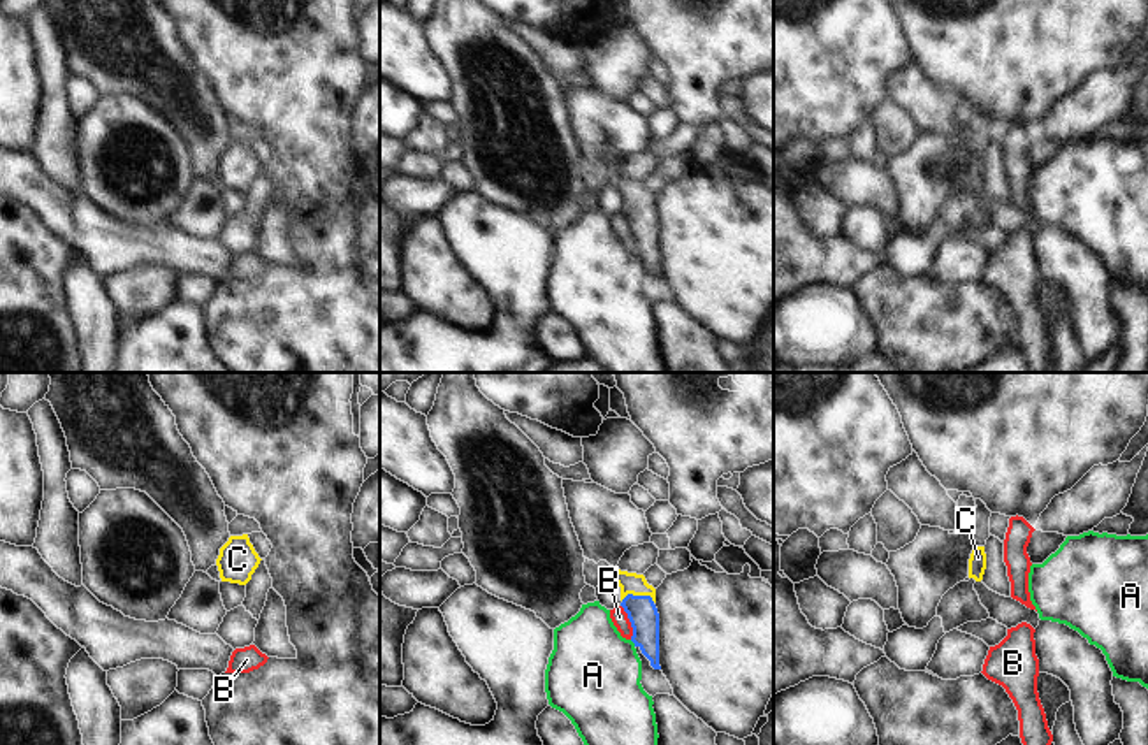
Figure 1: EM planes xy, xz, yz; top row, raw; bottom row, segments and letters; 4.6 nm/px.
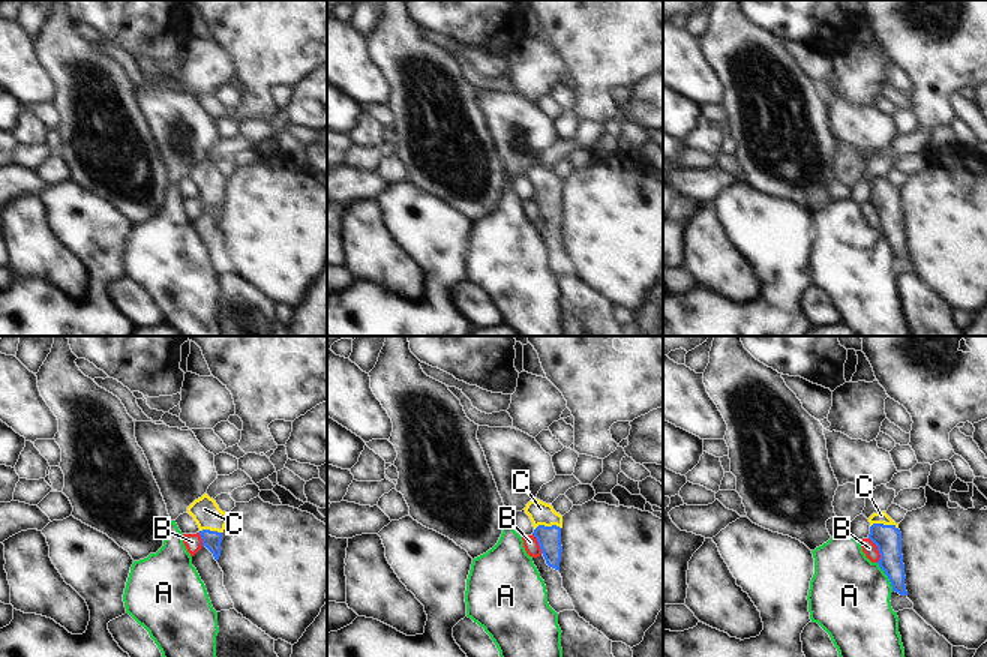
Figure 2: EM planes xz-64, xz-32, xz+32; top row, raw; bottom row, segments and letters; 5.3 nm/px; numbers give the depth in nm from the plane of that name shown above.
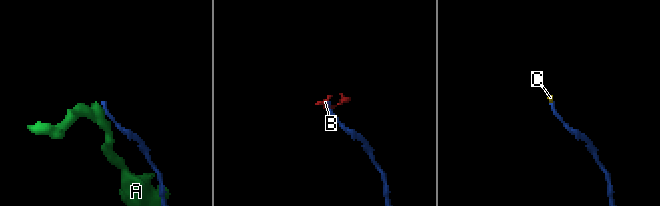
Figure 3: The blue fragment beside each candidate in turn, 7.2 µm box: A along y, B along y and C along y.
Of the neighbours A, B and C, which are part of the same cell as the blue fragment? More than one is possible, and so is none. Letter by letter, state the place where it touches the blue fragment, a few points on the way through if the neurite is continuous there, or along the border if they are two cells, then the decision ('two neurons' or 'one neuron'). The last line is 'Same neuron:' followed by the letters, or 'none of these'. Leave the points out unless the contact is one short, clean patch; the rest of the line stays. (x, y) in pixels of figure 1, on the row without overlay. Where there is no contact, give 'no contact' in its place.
A: meets blue in xz at (633, 248); border along xz (630, 246), (635, 252); two neurons
B: meets blue in xz at (630, 227); border along xz (621, 211), (632, 234), (632, 245); two neurons
C: meets blue in xz at (639, 202); runs through xz (642, 218), (639, 202), (633, 190); one neuron
Same neuron: C

